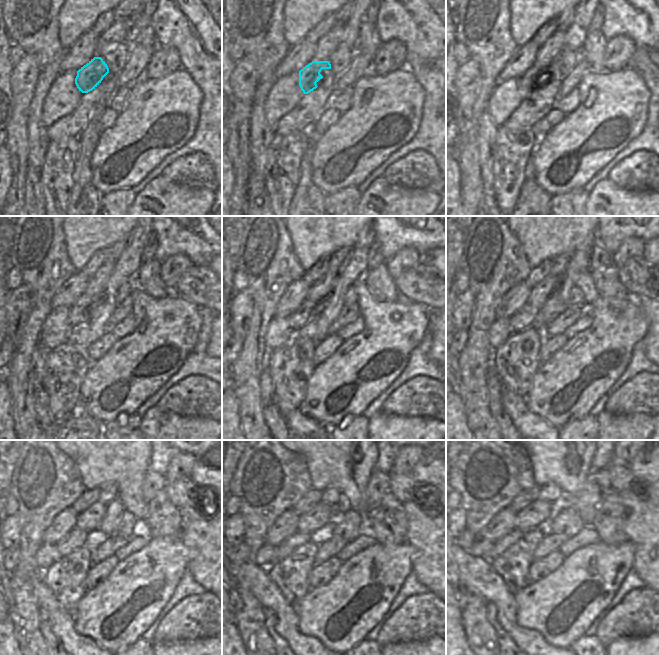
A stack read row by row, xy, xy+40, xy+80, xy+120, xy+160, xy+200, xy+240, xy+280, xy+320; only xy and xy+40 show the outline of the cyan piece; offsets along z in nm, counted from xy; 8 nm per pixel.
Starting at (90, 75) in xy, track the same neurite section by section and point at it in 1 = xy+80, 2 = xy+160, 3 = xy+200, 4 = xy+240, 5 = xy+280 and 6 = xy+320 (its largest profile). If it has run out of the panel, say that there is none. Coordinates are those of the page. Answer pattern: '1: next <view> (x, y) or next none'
1: next xy+80 (533, 76)
2: next xy+160 (299, 317)
3: next xy+200 (525, 317)
4: next xy+240 (76, 538)
5: next xy+280 (287, 546)
6: next xy+320 (503, 544)

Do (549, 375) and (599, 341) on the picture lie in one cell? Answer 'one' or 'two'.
one

